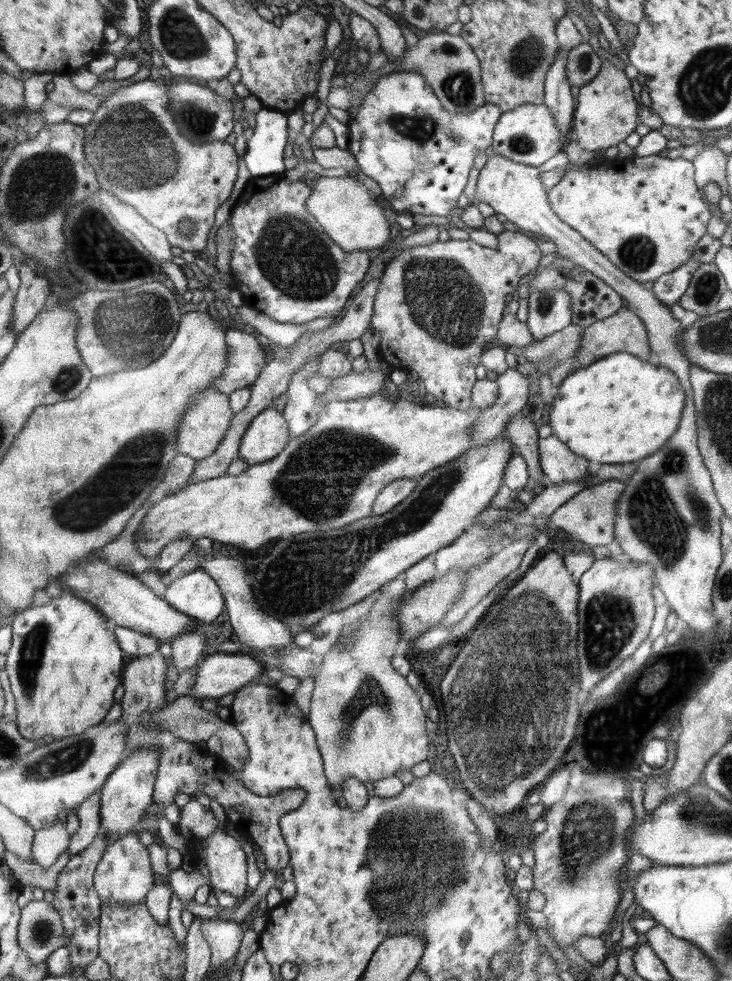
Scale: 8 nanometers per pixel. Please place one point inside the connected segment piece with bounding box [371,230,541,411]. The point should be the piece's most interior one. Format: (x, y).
(437, 306)

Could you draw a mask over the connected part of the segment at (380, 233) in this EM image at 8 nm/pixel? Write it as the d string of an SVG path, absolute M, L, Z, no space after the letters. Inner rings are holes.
M355 175L342 177L318 176L310 178L312 193L306 199L306 210L314 216L314 220L322 226L322 230L342 250L374 251L384 246L390 238L390 223L385 210L378 205L376 196L360 182Z

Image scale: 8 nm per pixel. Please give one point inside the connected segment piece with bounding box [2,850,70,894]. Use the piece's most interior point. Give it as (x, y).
(30, 874)

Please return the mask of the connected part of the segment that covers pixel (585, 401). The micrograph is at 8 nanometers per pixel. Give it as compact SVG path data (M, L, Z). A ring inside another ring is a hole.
M617 352L568 374L546 416L552 434L572 453L602 464L622 464L654 454L668 442L680 424L685 398L674 372Z

